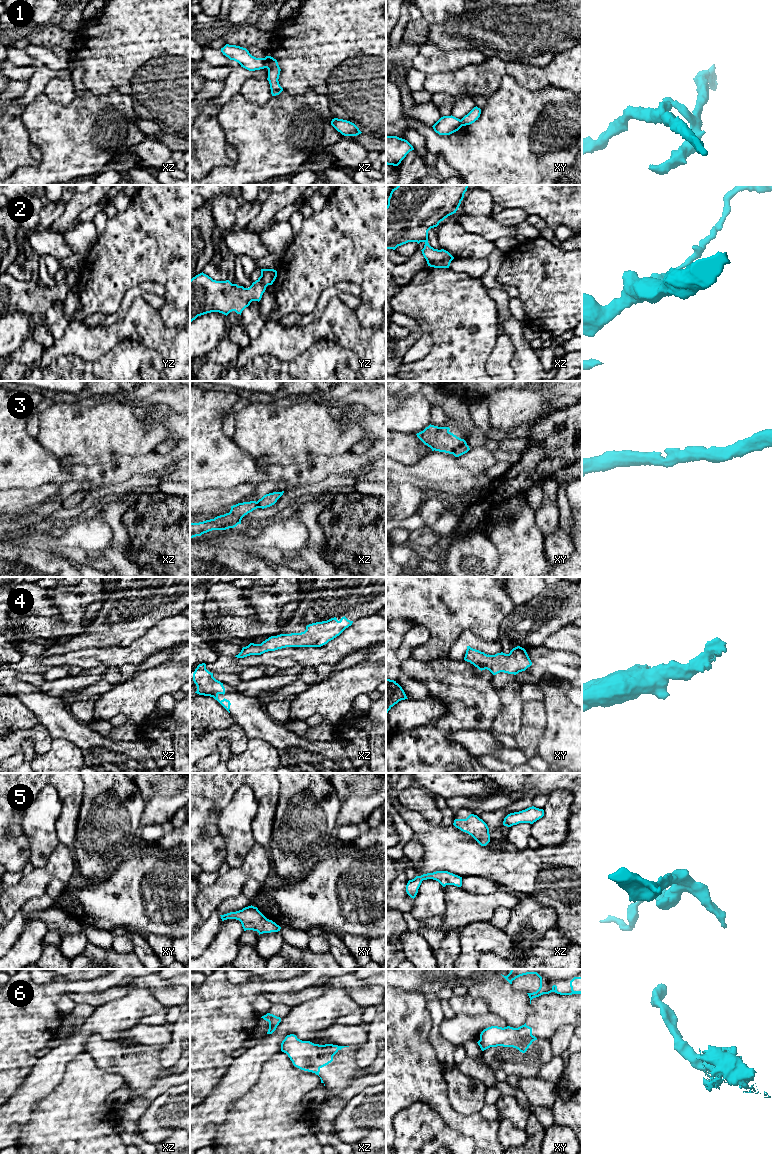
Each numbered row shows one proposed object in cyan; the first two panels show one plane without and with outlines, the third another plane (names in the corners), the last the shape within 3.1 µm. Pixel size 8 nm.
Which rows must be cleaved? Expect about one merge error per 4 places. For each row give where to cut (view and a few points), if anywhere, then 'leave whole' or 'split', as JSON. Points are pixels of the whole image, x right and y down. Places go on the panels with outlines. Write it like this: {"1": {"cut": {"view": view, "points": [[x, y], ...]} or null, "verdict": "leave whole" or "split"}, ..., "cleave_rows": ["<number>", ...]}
{"1": {"cut": {"view": "xz", "points": [[264, 58], [266, 67]]}, "verdict": "split"}, "2": {"cut": null, "verdict": "leave whole"}, "3": {"cut": null, "verdict": "leave whole"}, "4": {"cut": null, "verdict": "leave whole"}, "5": {"cut": null, "verdict": "leave whole"}, "6": {"cut": null, "verdict": "leave whole"}, "cleave_rows": ["1"]}

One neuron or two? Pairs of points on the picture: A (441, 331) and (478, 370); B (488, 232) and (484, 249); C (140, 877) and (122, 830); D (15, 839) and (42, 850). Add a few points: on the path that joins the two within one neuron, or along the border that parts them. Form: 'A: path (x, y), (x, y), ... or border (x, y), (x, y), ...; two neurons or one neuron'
A: path (451, 339), (468, 360); one neuron
B: border (465, 228), (493, 242); two neurons
C: border (125, 857), (108, 874); two neurons
D: border (22, 821), (21, 828), (28, 840), (30, 860); two neurons

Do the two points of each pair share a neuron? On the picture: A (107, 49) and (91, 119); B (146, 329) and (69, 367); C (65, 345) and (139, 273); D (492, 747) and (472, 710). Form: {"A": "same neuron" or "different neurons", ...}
{"A": "different neurons", "B": "different neurons", "C": "different neurons", "D": "different neurons"}

